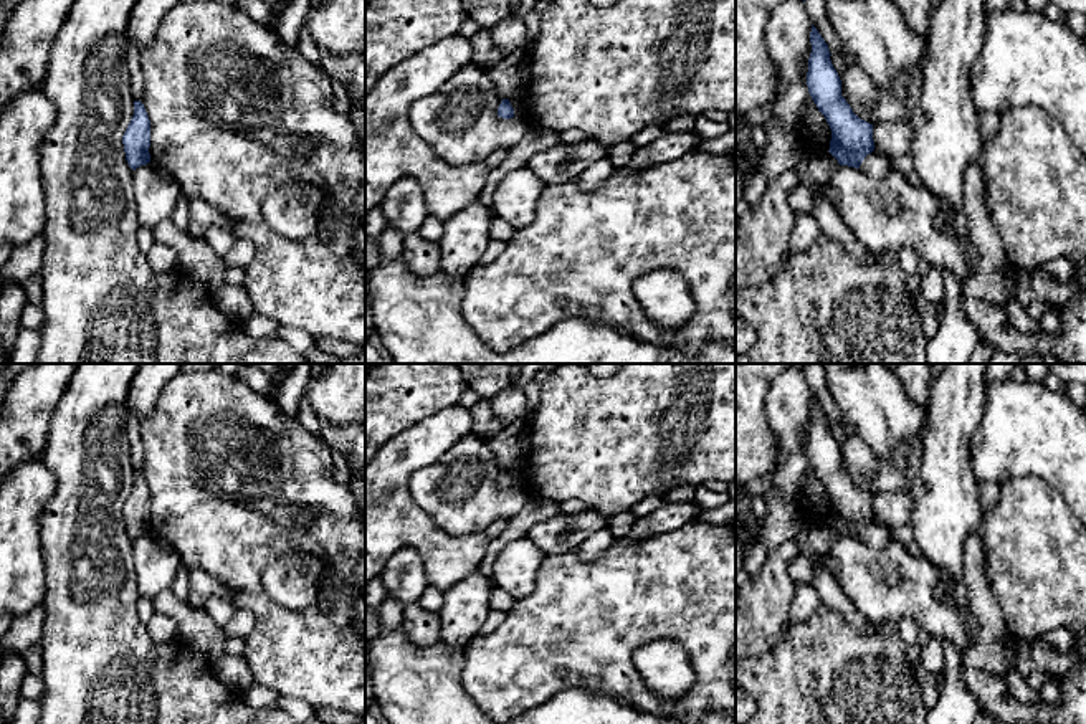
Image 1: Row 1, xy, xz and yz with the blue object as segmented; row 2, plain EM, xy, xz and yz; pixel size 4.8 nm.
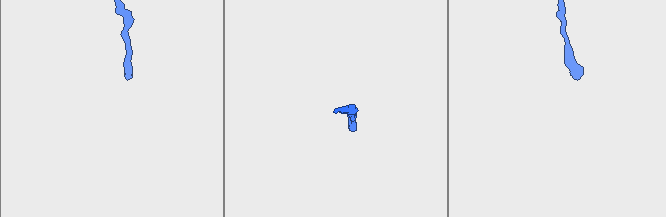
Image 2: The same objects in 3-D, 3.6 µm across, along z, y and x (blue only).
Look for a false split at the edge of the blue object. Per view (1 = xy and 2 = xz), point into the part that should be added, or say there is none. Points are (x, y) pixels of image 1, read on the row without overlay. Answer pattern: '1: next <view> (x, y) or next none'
1: next none
2: next none

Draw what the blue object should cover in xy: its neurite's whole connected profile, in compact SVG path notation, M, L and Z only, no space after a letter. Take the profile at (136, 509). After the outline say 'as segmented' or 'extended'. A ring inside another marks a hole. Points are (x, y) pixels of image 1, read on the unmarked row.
M134 471L134 486L122 506L122 514L132 541L150 532L150 491L141 471Z; as segmented

